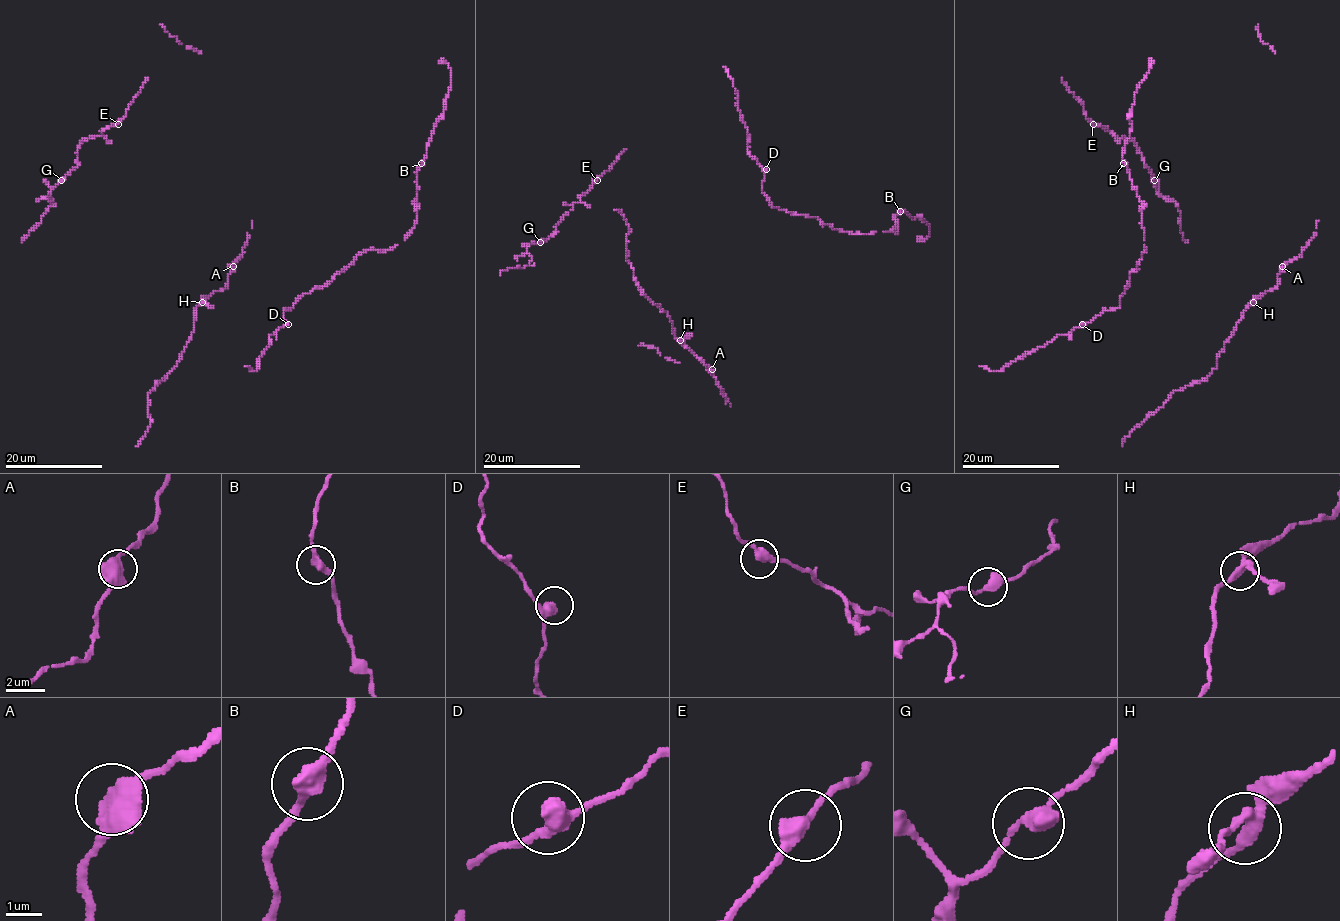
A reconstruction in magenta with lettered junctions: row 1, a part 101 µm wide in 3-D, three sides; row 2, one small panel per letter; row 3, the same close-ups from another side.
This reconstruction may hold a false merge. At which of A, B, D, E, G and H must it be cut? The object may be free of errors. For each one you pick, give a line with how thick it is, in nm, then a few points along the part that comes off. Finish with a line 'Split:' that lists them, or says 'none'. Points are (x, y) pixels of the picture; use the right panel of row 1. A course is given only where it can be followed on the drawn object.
Split: none

